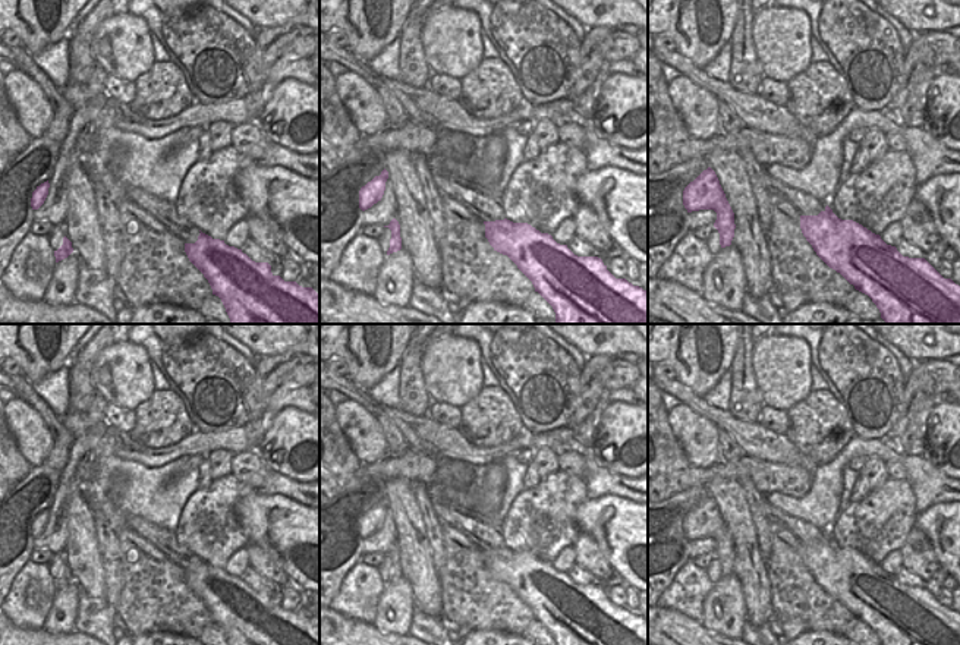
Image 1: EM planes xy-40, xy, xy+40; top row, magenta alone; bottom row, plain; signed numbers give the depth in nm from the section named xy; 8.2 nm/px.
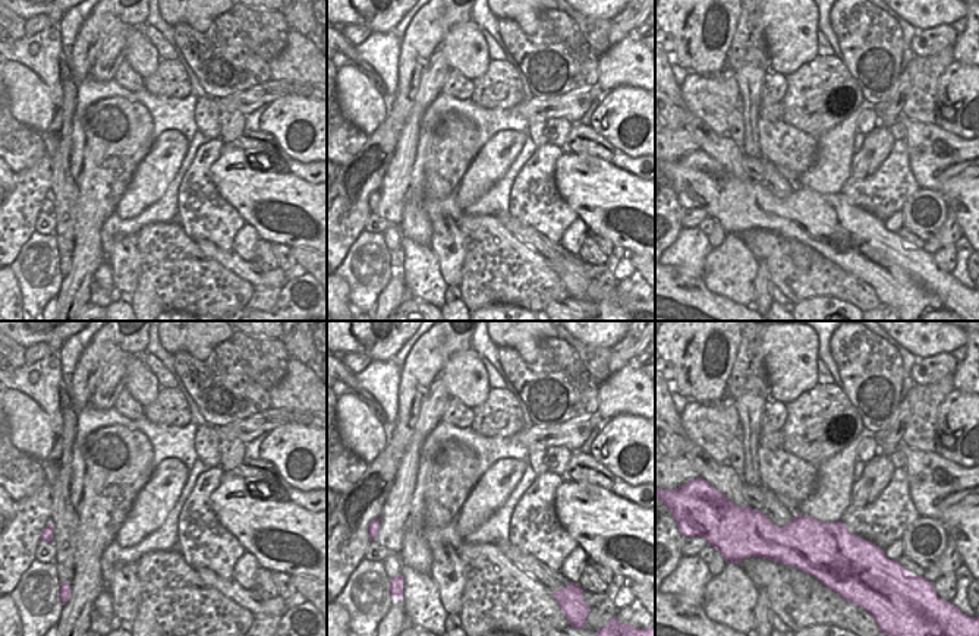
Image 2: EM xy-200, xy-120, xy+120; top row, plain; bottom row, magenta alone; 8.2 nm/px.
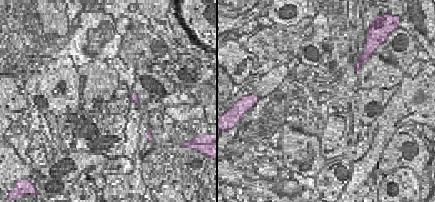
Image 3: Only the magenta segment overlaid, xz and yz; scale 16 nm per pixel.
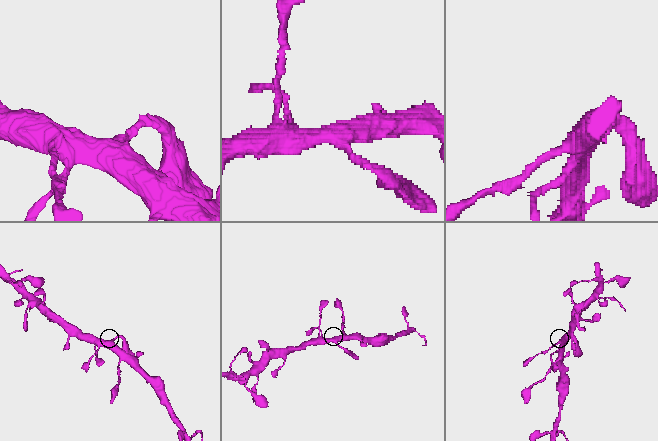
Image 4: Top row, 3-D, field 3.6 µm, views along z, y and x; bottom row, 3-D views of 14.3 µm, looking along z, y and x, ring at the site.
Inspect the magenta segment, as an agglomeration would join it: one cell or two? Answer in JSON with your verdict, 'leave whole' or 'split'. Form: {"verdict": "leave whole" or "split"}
{"verdict": "leave whole"}

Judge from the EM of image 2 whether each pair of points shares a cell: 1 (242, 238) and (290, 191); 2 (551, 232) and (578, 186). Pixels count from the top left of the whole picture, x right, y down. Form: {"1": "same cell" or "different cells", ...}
{"1": "different cells", "2": "different cells"}

